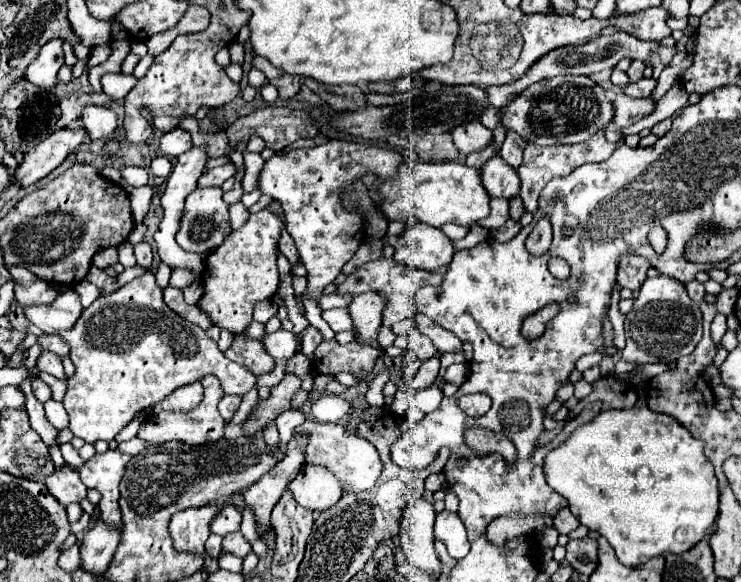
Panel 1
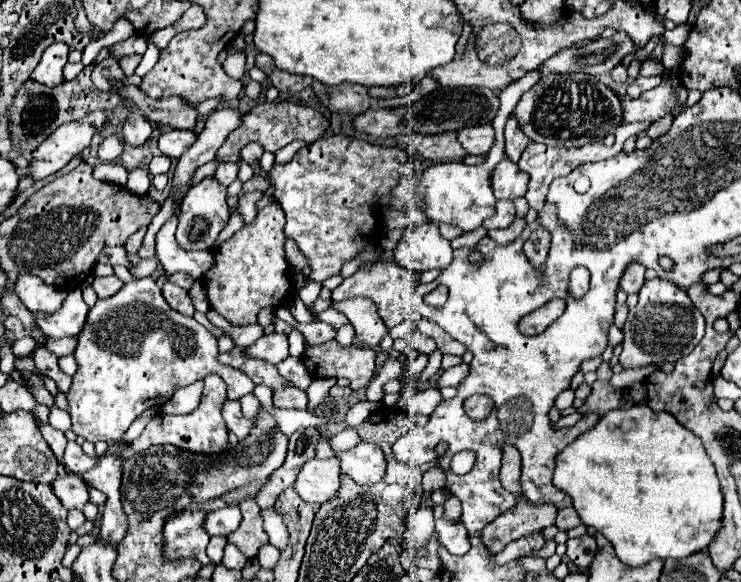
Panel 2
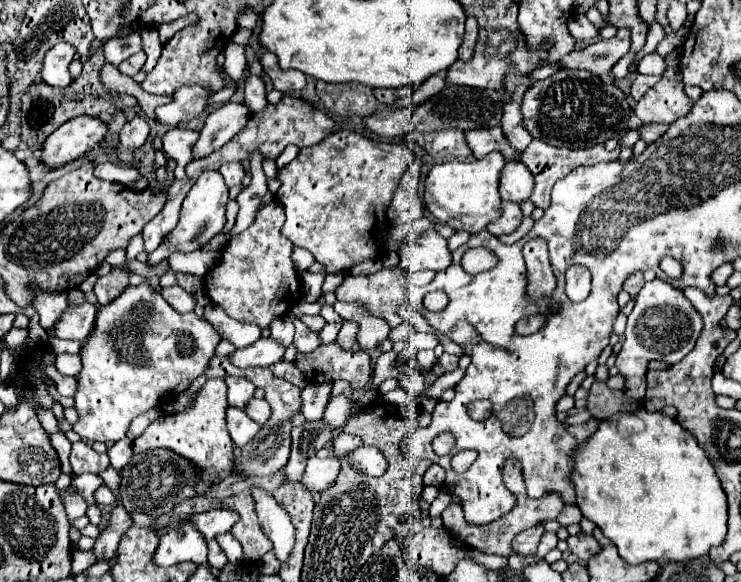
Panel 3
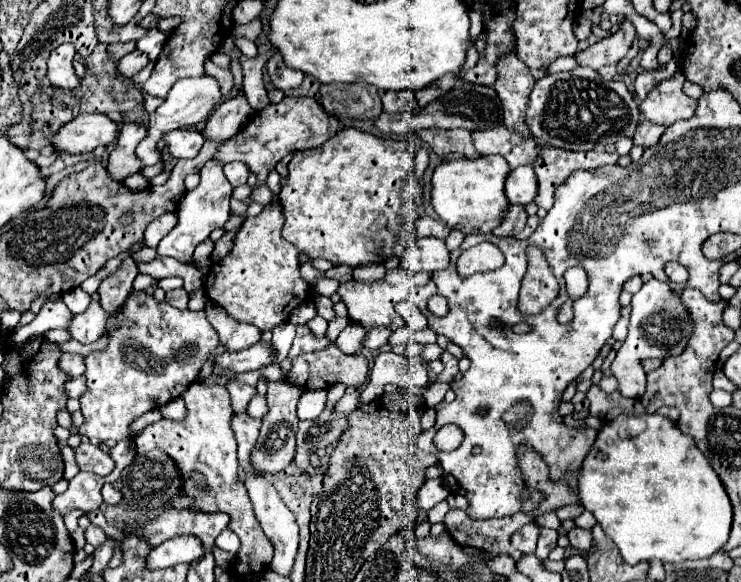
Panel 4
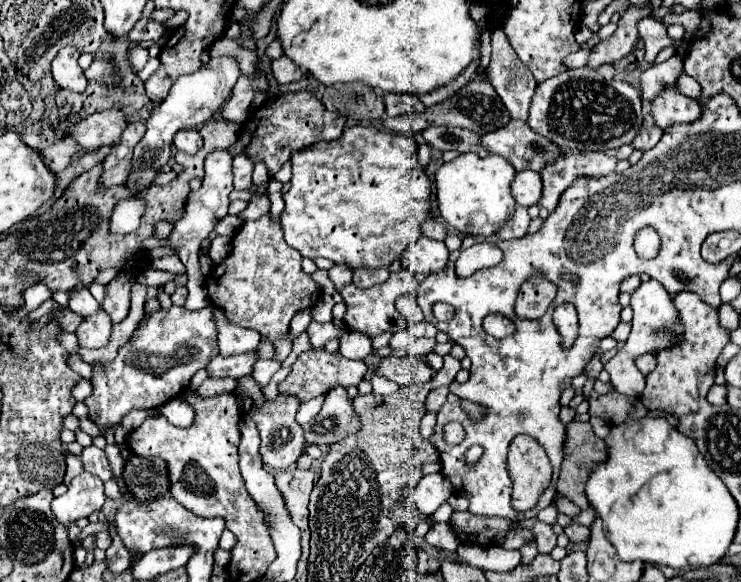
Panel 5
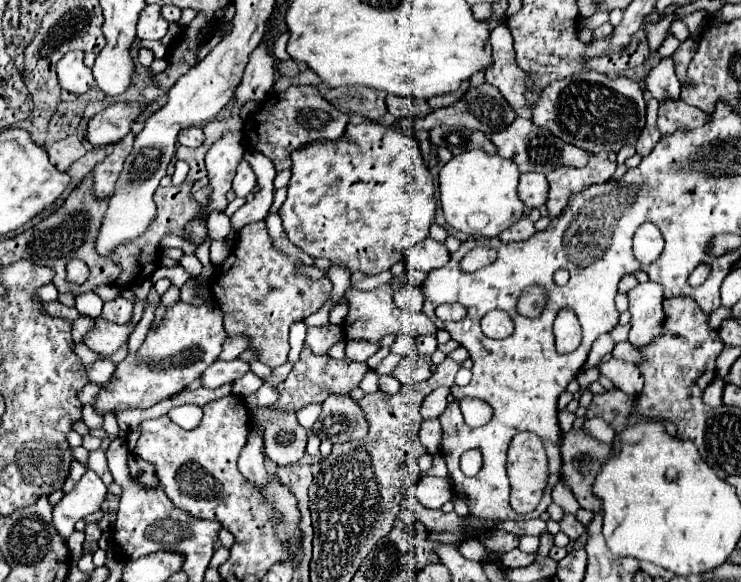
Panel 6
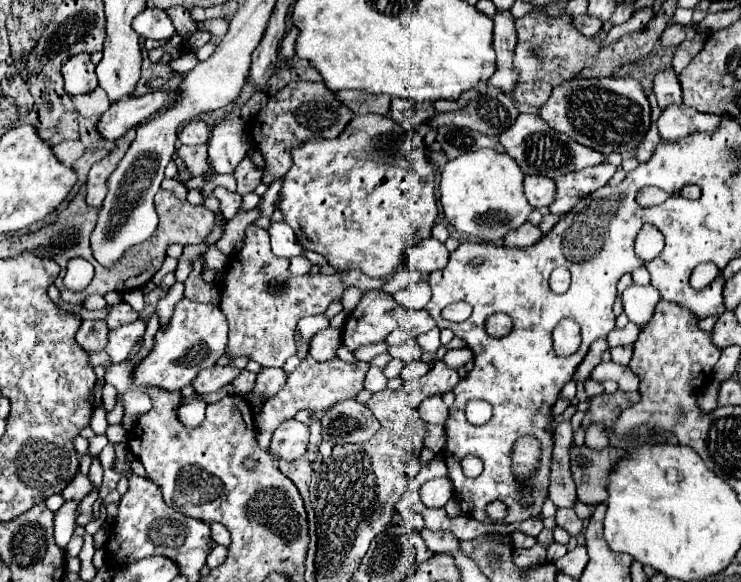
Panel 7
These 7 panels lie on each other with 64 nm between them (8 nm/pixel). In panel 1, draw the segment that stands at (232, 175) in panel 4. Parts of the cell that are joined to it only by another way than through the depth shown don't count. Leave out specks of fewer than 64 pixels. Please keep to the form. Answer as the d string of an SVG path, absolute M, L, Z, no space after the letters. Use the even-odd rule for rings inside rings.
M224 164L224 166L216 166L212 170L208 170L206 174L202 174L198 178L198 188L210 188L210 186L220 186L226 178L230 178L234 174L234 166L232 164Z

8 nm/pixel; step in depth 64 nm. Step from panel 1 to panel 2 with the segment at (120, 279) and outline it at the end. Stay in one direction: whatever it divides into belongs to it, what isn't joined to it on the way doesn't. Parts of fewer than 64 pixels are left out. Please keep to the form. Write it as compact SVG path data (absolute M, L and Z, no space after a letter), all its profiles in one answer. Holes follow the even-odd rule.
M156 256L154 258L150 258L150 260L140 260L136 266L132 266L130 268L130 274L134 276L134 278L142 278L142 276L150 276L154 270L156 270Z

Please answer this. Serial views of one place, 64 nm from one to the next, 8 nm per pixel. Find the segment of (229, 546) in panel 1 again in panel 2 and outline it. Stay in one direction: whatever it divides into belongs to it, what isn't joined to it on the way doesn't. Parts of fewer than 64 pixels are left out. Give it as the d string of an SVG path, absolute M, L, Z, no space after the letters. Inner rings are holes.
M252 498L242 500L238 506L242 510L242 524L236 532L228 534L228 542L238 546L238 550L246 558L254 558L258 554L258 548L262 544L268 544L268 536L266 536L264 526L262 526L260 508Z

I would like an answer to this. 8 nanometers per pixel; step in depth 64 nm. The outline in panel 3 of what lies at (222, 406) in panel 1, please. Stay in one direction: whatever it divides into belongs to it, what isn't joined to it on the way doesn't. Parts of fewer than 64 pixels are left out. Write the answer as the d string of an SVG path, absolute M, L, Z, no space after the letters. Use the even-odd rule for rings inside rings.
M228 406L228 410L226 410L226 422L228 422L230 436L232 436L232 440L238 446L244 446L248 440L252 440L260 432L260 426L252 418L248 418L244 408L232 408L232 406Z

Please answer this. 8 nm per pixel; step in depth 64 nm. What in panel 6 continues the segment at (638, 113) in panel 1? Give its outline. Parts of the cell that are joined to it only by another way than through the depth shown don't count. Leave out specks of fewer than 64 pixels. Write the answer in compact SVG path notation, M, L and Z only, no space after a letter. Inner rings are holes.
M660 100L658 108L658 128L662 134L676 132L676 130L690 130L706 124L708 114L700 112L682 100Z

